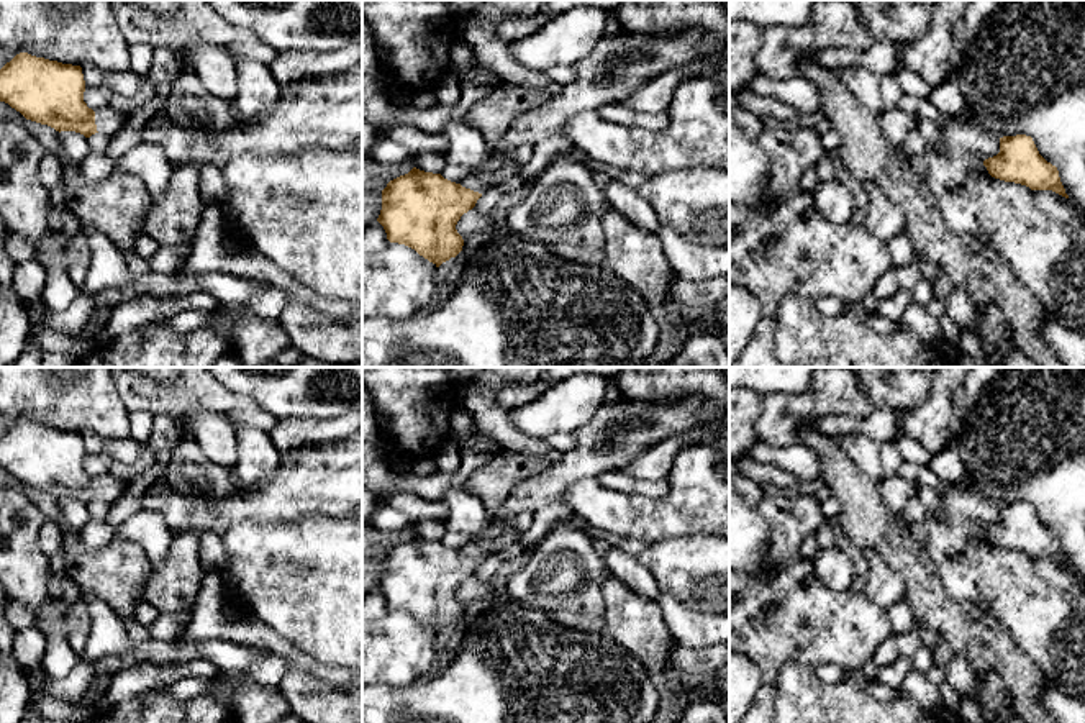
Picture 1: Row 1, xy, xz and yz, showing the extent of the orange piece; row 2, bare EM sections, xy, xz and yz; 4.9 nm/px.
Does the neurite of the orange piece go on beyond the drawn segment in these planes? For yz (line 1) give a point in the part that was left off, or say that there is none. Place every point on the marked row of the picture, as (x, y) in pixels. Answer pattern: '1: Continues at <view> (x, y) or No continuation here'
1: No continuation here

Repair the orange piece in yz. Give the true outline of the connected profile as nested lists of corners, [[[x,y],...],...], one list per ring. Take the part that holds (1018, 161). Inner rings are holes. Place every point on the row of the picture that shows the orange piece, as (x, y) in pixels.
[[[1031,136],[1000,138],[1000,152],[985,159],[983,166],[995,179],[1021,184],[1031,190],[1052,190],[1069,198],[1057,167],[1039,154]]]

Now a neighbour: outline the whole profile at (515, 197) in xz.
[[[531,179],[524,187],[516,189],[513,192],[508,192],[506,195],[503,195],[503,198],[500,200],[500,203],[495,207],[493,210],[493,216],[498,223],[498,234],[497,238],[508,238],[516,234],[510,226],[508,226],[508,213],[510,210],[521,203],[529,190],[529,185],[534,179]]]

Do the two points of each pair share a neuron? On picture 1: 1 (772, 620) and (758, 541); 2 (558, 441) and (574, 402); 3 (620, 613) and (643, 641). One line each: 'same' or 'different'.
1: different
2: different
3: same

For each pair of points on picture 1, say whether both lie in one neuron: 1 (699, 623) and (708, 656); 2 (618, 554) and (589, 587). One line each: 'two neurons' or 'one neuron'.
1: two neurons
2: two neurons

